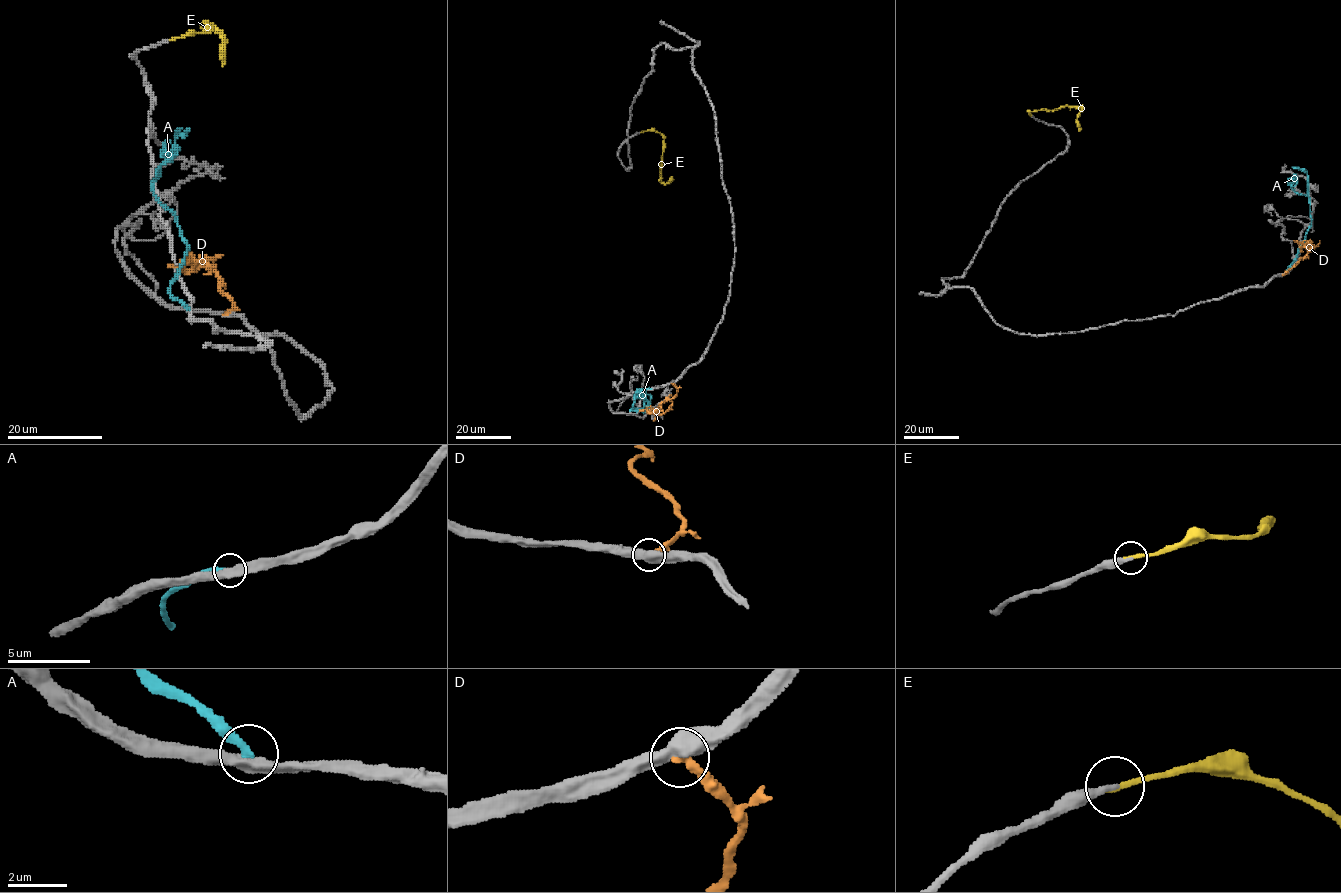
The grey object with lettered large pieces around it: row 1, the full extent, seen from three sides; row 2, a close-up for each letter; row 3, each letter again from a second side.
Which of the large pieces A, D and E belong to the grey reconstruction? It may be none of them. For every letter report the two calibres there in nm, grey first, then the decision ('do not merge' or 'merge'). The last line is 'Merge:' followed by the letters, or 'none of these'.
A: 440 nm thick on the grey side, 280 nm on the other; do not merge
D: 550 nm thick on the grey side, 260 nm on the other; do not merge
E: 260 nm thick on the grey side, 220 nm on the other; merge
Merge: E

